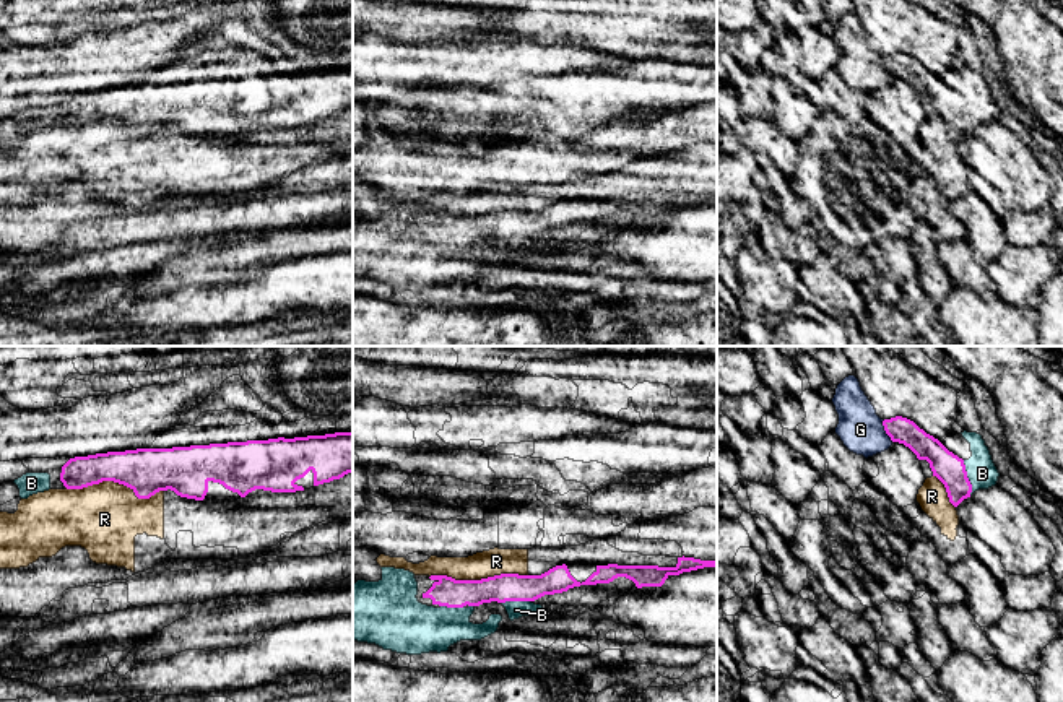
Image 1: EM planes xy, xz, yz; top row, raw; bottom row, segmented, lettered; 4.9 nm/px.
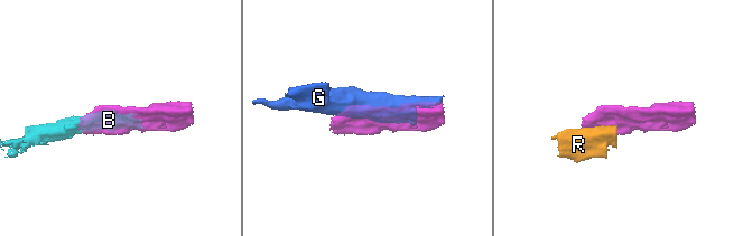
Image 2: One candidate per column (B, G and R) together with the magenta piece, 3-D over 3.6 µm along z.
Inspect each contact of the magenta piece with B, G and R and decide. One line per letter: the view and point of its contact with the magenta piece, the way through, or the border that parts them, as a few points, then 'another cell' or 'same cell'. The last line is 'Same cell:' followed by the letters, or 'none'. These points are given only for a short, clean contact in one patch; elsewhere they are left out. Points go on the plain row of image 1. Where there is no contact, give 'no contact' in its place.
B: meets magenta in yz at (967, 114); same cell
G: meets magenta in yz at (885, 65); another cell
R: meets magenta in xy at (114, 117); border along xy (65, 122), (86, 124), (117, 117), (138, 134), (163, 127); another cell
Same cell: B

